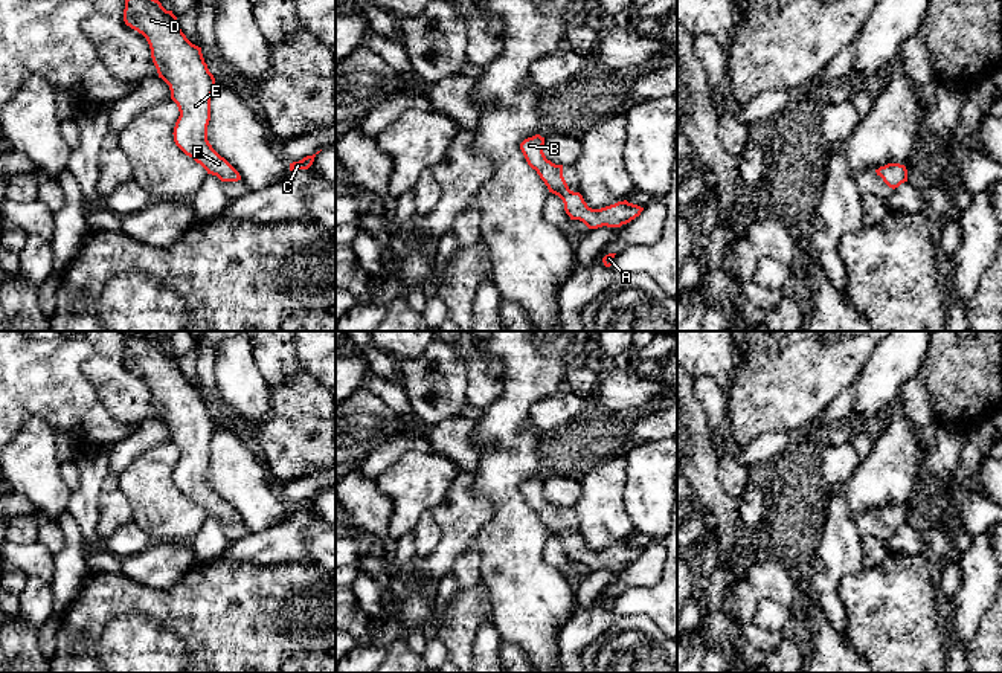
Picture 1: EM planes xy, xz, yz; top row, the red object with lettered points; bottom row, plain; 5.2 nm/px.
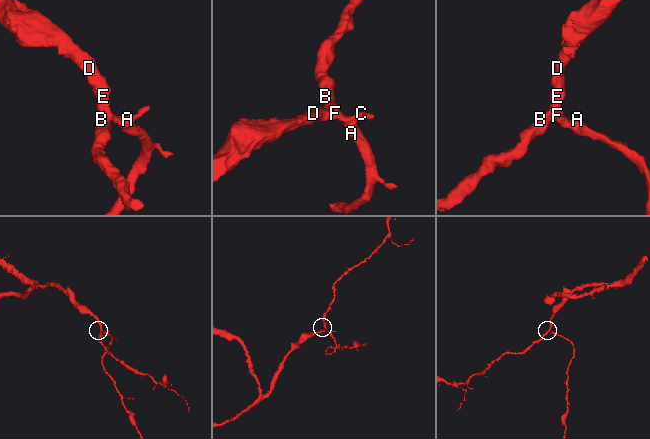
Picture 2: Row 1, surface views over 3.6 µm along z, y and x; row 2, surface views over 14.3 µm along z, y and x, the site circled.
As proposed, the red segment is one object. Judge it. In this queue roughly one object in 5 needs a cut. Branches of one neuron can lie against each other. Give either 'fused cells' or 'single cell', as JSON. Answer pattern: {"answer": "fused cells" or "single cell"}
{"answer": "single cell"}

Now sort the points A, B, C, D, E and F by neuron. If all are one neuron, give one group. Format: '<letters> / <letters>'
A B C D E F

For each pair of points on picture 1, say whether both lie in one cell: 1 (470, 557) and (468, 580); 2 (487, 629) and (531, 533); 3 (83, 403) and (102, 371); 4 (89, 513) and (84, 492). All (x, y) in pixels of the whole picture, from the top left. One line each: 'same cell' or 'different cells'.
1: same cell
2: different cells
3: different cells
4: same cell

